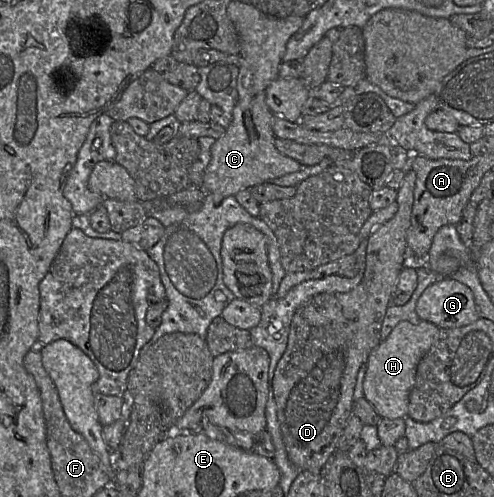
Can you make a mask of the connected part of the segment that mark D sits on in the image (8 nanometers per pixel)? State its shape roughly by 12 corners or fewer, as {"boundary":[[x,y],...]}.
{"boundary":[[416,184],[363,280],[297,309],[273,379],[290,461],[323,474],[407,265]]}

